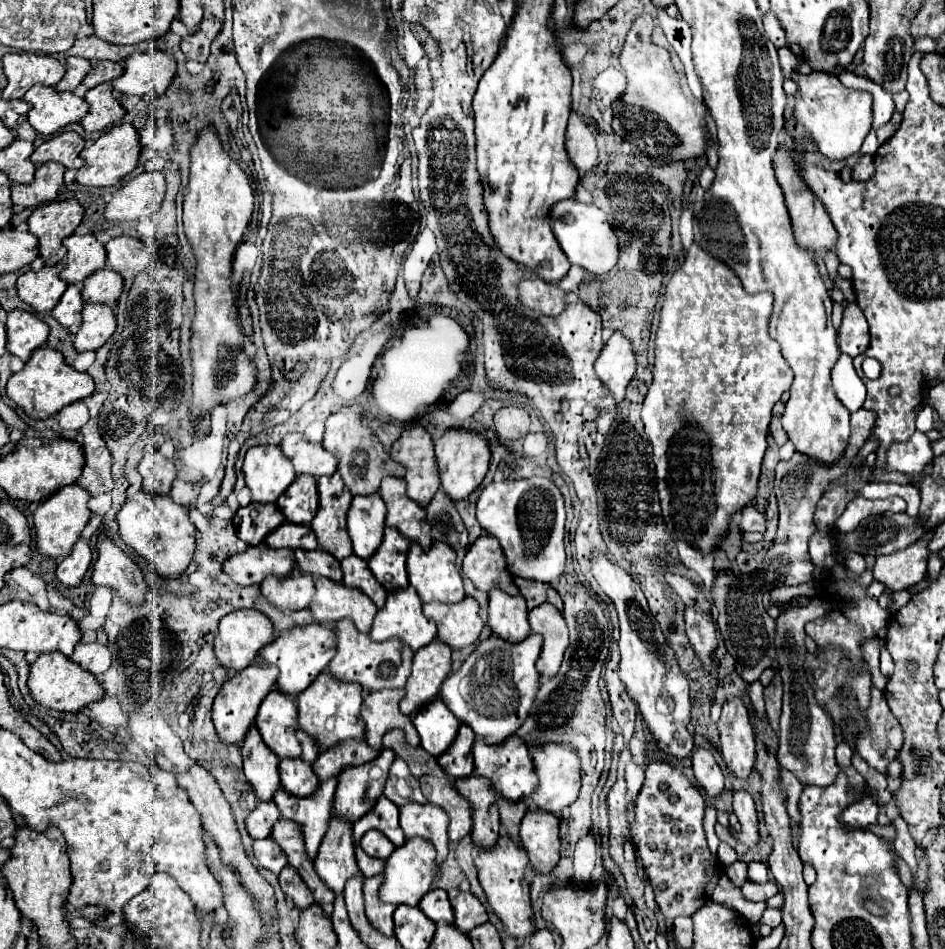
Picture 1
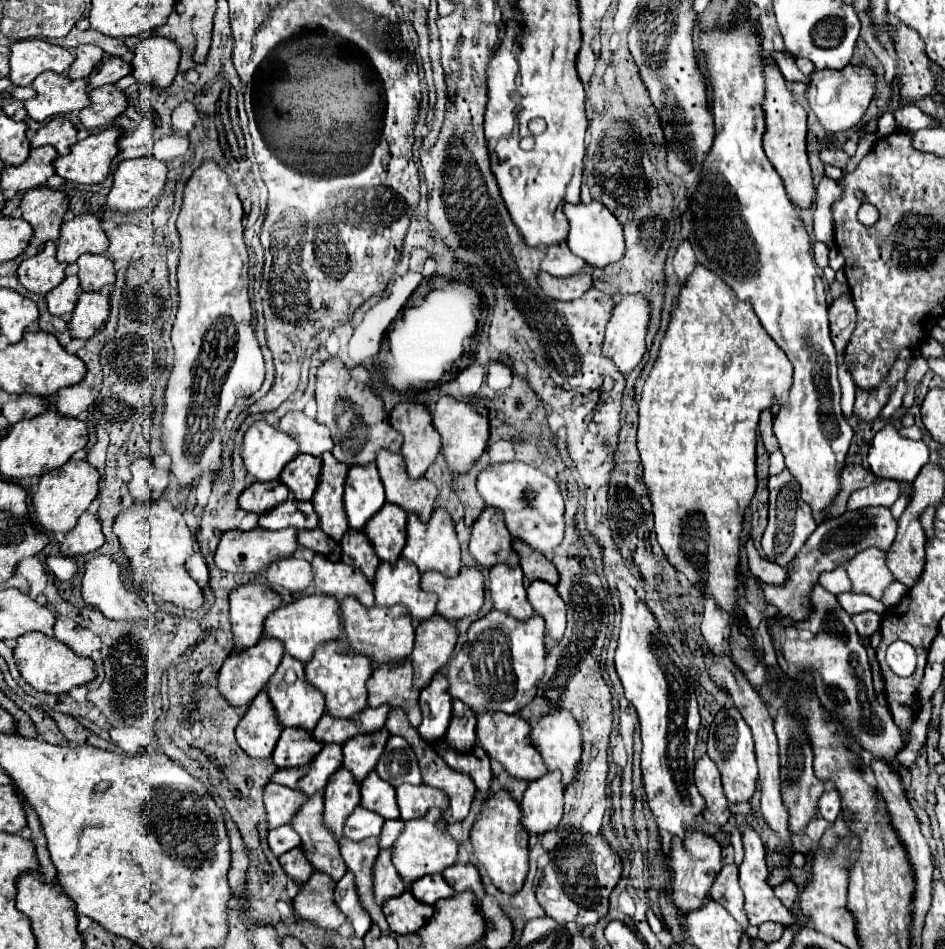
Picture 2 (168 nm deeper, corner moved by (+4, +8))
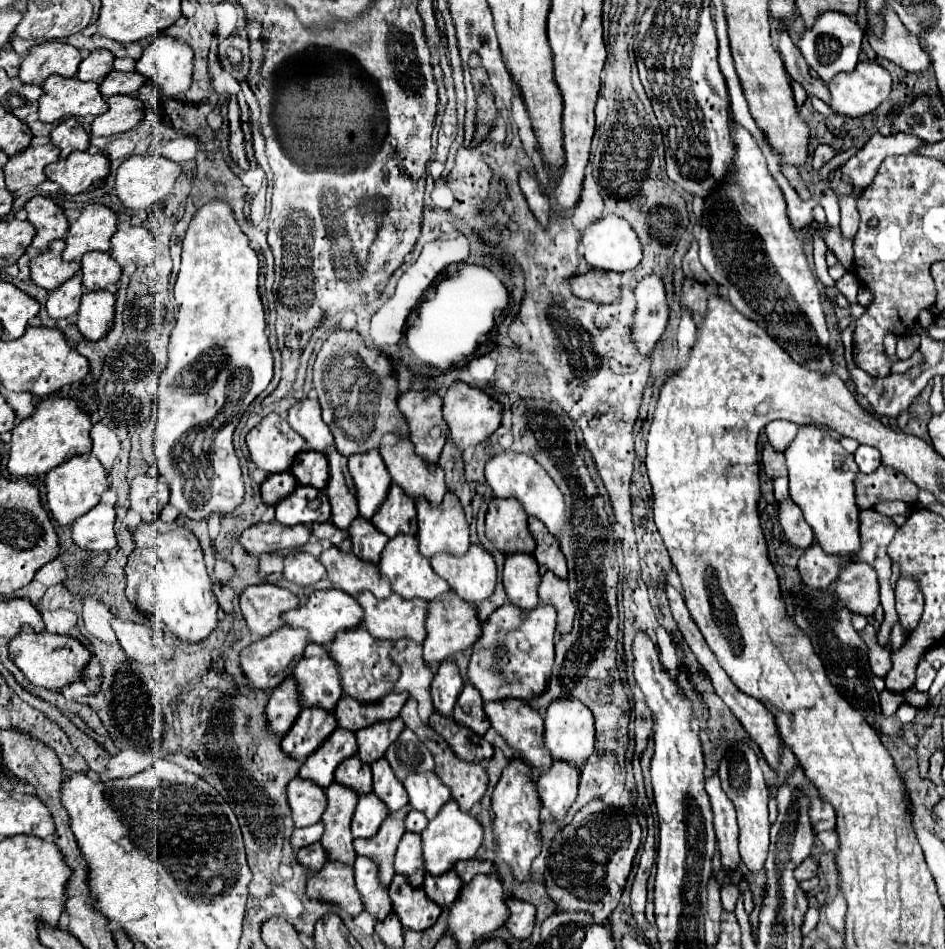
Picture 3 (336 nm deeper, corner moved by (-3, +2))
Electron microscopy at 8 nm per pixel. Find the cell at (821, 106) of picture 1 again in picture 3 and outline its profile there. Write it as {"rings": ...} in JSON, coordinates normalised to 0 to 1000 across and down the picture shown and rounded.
{"rings":[[[910,64],[902,77],[887,77],[878,87],[876,94],[880,98],[880,115],[893,123],[912,123],[925,117],[938,102],[942,100],[944,81],[942,77],[931,71],[927,64]]]}

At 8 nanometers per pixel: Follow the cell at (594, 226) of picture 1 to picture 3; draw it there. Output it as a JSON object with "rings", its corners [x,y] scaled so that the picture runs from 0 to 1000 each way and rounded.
{"rings":[[[643,227],[643,229],[635,231],[633,235],[624,237],[616,246],[614,256],[616,256],[616,262],[618,262],[618,273],[622,275],[622,279],[626,279],[631,283],[660,288],[660,286],[671,283],[679,275],[679,258],[677,258],[675,248],[665,237],[665,233],[660,233],[660,231],[652,229],[652,227]]]}

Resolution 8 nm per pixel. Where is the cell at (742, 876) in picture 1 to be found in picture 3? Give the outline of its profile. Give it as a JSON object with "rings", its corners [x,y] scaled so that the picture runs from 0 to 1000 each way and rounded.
{"rings":[[[777,930],[766,933],[764,935],[764,954],[766,954],[766,958],[768,960],[777,960],[779,949],[781,949],[781,935]]]}

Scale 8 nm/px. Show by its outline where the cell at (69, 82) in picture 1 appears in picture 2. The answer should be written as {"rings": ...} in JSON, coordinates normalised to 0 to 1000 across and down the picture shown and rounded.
{"rings":[[[84,47],[79,52],[79,64],[73,71],[71,81],[73,83],[90,83],[101,73],[101,68],[107,64],[107,60],[109,60],[109,54],[105,50],[101,50],[101,47]]]}

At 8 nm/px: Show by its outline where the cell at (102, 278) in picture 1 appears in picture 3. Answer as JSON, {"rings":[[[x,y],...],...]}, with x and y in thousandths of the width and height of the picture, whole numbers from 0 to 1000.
{"rings":[[[95,264],[85,275],[87,281],[87,298],[93,307],[112,305],[119,298],[127,296],[129,283],[121,273],[110,264]]]}

